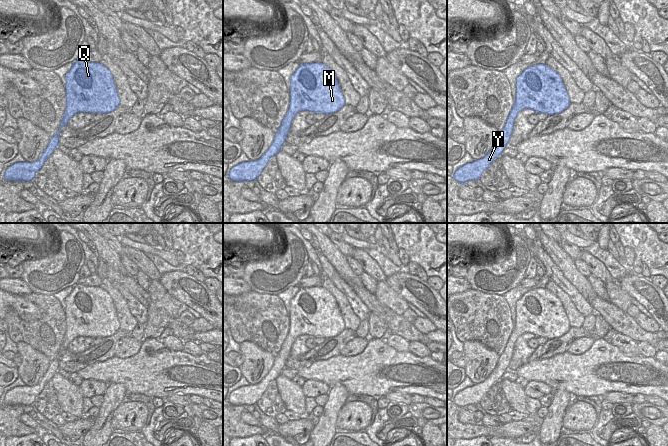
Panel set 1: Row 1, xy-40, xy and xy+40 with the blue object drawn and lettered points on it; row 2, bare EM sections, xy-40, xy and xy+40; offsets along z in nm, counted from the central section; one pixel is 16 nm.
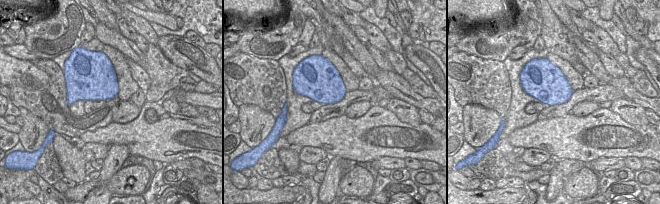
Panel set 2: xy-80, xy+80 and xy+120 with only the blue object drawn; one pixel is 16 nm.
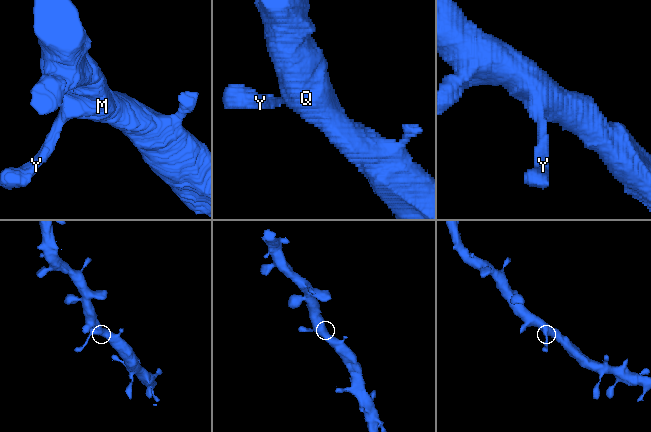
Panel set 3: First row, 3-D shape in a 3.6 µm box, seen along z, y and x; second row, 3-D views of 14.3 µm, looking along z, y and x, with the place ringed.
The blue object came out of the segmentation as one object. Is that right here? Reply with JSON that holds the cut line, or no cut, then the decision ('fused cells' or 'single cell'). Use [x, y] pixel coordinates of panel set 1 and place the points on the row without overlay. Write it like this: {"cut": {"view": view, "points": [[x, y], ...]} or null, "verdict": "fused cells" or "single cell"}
{"cut": null, "verdict": "single cell"}

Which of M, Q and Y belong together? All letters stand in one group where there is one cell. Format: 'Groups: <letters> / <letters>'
Groups: M Q Y

